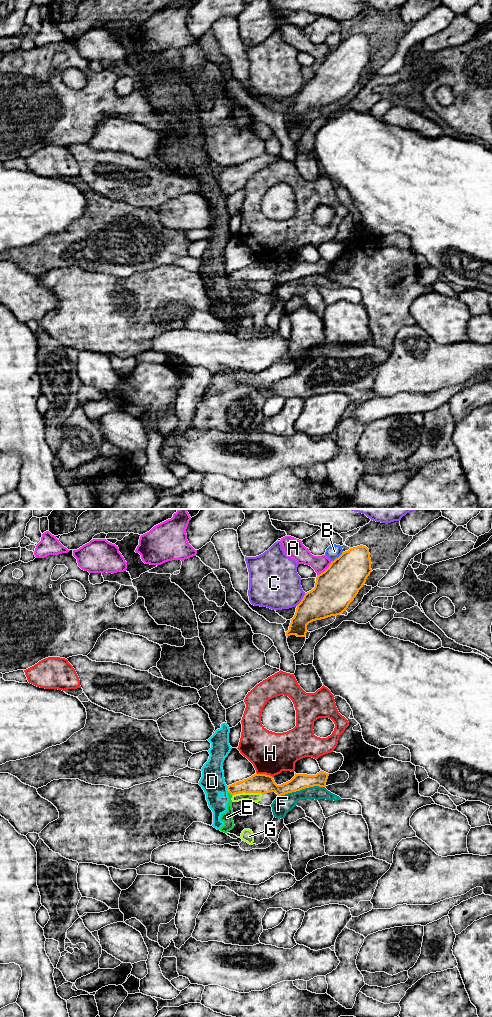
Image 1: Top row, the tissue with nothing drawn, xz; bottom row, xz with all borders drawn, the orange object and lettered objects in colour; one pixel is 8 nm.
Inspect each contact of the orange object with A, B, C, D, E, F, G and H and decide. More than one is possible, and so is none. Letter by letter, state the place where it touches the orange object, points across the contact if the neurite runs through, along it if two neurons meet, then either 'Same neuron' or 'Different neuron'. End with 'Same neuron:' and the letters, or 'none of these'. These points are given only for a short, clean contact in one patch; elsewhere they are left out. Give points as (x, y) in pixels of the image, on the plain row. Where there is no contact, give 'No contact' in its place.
A: Touches orange at xz (326, 57). Different neuron
B: Touches orange at xz (338, 45). Different neuron
C: Touches orange at xz (302, 87). Different neuron
D: Touches orange at xz (227, 277). Different neuron
E: Touches orange at xz (230, 281). Boundary: xz (228, 279), (232, 283). Different neuron
F: Touches orange at xz (301, 277). Different neuron
G: Touches orange at xz (247, 280). Different neuron
H: Touches orange at xz (264, 262). Different neuron
Same neuron: none of these

